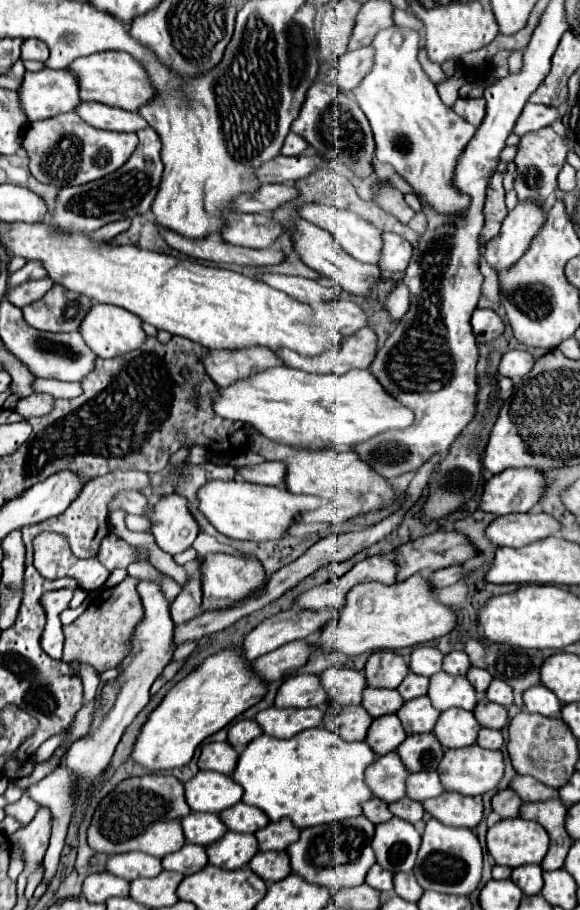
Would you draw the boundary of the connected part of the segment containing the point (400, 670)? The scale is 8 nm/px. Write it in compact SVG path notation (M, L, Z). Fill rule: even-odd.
M377 651L367 659L365 675L369 687L385 687L397 689L401 681L407 677L409 665L395 651Z

